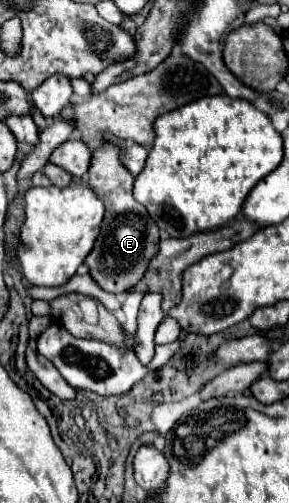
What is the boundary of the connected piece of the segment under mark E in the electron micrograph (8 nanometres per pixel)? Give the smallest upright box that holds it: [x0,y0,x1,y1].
[85,143,159,293]

